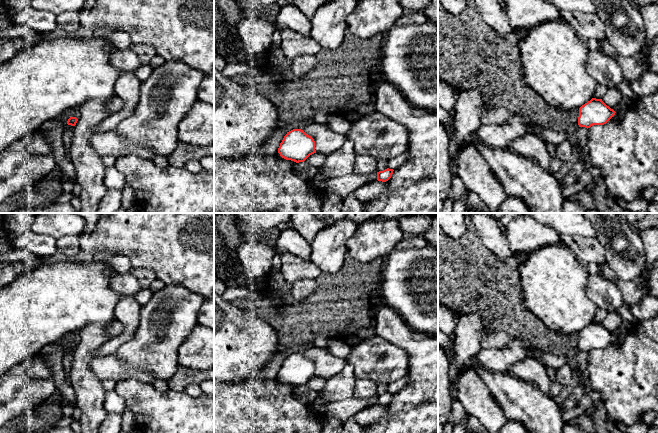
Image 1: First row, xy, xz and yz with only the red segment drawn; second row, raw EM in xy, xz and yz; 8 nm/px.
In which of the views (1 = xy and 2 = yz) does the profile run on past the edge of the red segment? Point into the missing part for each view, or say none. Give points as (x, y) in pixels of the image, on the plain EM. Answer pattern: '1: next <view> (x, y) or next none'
1: next none
2: next none

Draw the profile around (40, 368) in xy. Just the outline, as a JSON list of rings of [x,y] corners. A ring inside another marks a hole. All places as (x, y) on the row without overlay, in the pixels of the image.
[[[40,352],[31,359],[31,367],[27,370],[27,375],[34,379],[46,379],[53,377],[53,371],[48,362],[46,354]]]

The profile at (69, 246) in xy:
[[[65,236],[57,239],[57,254],[73,259],[80,250],[80,243],[77,236]]]

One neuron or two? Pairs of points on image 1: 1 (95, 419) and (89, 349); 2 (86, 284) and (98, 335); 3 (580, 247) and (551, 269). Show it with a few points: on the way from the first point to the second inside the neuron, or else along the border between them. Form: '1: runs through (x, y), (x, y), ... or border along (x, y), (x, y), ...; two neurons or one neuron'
1: runs through (90, 402), (90, 393), (84, 382), (84, 366); one neuron
2: border along (108, 323), (87, 324), (77, 331); two neurons
3: border along (563, 243), (581, 262); two neurons

